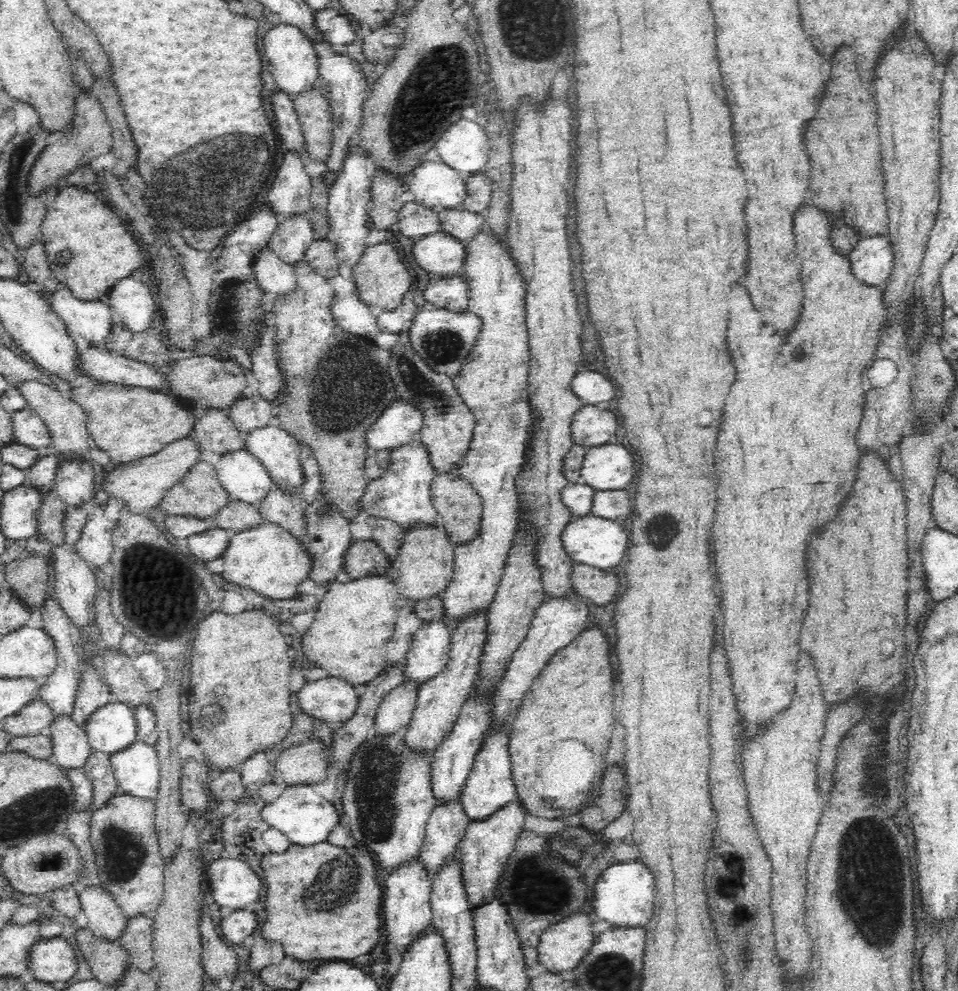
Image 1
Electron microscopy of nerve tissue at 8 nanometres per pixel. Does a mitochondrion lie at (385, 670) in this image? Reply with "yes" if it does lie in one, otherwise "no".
no

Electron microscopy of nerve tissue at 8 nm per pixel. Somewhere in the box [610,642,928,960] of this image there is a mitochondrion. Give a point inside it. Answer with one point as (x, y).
(865, 892)

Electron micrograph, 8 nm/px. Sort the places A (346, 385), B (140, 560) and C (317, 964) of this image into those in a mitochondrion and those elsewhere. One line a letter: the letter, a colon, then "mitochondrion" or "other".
A: mitochondrion
B: mitochondrion
C: other

